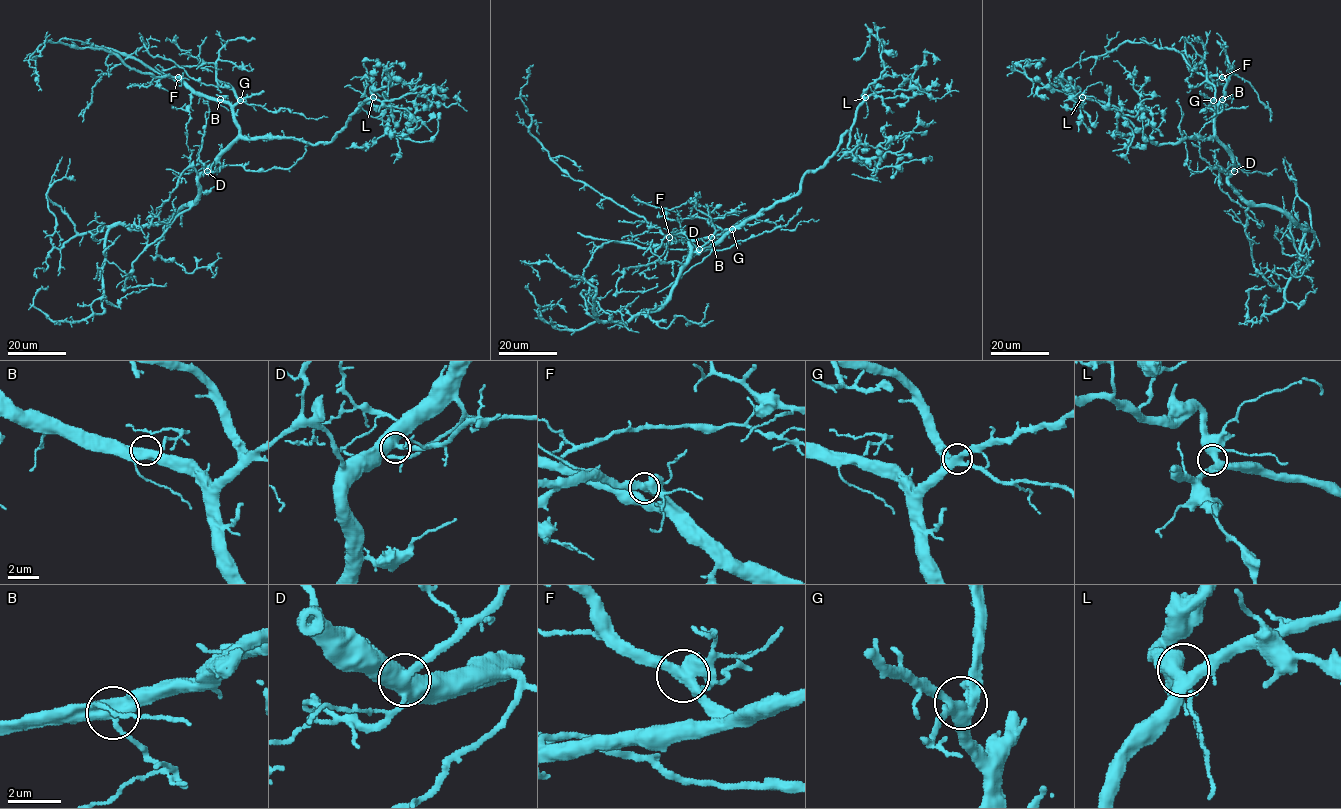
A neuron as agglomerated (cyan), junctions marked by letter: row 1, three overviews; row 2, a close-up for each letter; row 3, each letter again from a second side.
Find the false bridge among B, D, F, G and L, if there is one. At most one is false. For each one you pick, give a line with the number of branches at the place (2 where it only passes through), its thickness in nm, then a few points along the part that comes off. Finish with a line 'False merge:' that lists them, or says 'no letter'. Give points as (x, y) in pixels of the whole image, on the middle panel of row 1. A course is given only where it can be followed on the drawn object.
False merge: no letter

